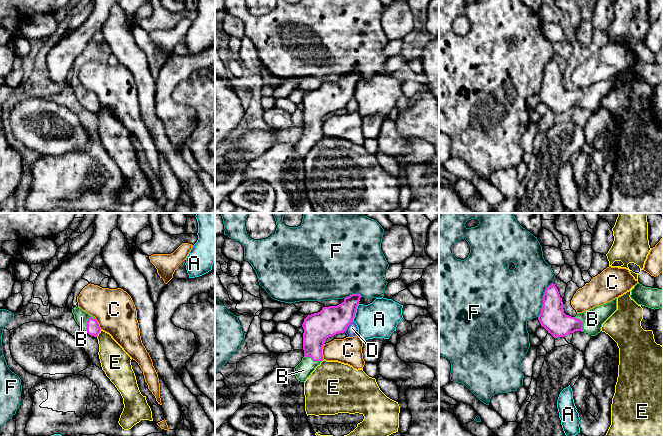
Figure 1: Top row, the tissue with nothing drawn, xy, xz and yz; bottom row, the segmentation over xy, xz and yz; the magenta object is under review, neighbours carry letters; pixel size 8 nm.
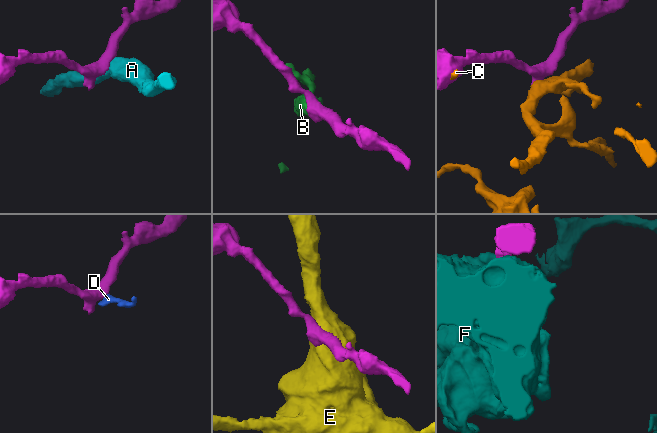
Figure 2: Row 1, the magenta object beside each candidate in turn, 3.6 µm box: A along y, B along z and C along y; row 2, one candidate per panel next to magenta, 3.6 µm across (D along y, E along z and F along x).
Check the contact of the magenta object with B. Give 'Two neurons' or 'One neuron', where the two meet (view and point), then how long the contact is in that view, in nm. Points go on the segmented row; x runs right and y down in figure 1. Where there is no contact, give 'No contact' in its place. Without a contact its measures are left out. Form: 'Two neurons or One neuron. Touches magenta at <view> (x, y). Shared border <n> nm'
One neuron. Touches magenta at xy (87, 324). Shared border 140 nm

